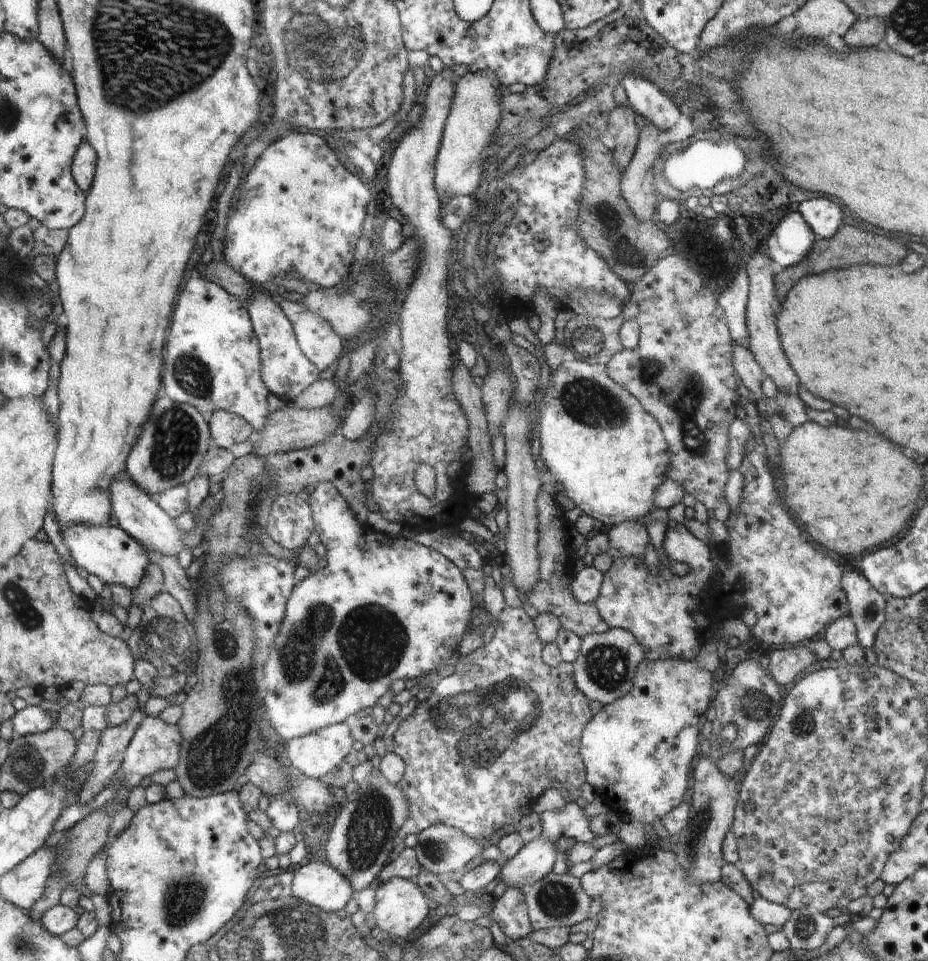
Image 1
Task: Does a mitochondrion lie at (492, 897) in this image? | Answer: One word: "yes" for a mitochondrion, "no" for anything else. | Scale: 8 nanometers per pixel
no

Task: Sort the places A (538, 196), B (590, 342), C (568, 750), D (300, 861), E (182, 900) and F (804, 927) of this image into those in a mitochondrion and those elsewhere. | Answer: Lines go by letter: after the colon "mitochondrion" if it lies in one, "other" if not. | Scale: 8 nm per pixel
A: other
B: mitochondrion
C: other
D: other
E: mitochondrion
F: mitochondrion

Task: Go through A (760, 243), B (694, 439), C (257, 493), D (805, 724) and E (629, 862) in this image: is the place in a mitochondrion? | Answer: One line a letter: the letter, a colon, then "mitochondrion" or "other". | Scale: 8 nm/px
A: other
B: mitochondrion
C: mitochondrion
D: mitochondrion
E: other

